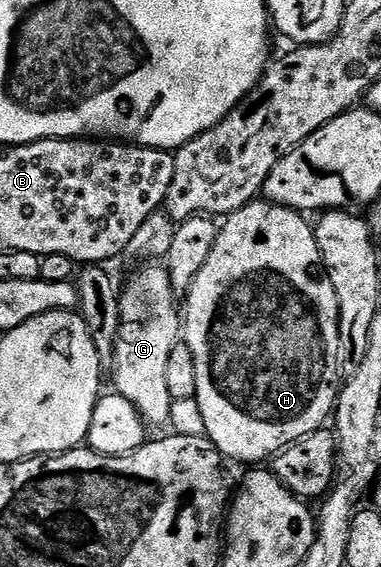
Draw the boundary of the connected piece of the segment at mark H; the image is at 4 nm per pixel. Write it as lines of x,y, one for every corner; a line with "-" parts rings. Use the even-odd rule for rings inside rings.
263,198
239,208
223,221
217,231
214,250
210,250
210,258
206,258
206,266
198,270
198,278
189,286
186,299
188,305
182,308
182,340
187,344
190,354
194,356
194,378
198,378
198,390
195,400
202,406
202,422
206,422
206,435
212,441
220,455
229,461
241,460
246,466
256,466
287,448
295,440
317,432
325,423
324,419
333,415
338,395
338,385
342,380
340,363
338,362
338,334
340,333
340,307
338,294
334,294
334,286
320,259
316,233
311,223
307,224
301,213
292,208
283,208
281,204
270,204

